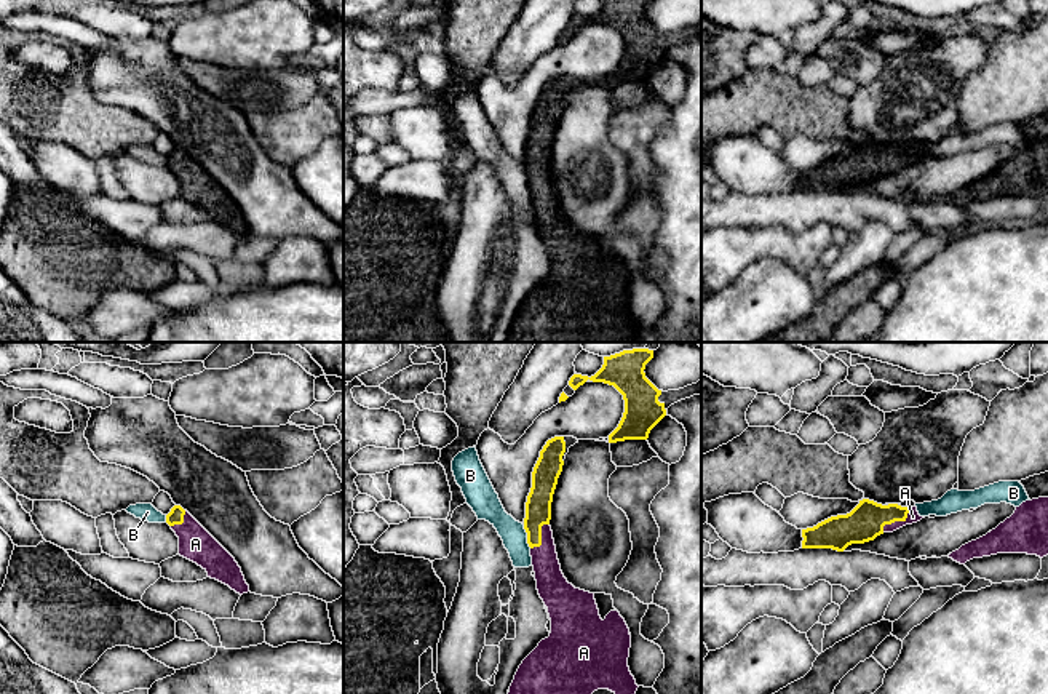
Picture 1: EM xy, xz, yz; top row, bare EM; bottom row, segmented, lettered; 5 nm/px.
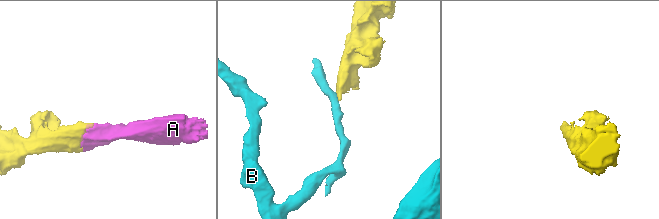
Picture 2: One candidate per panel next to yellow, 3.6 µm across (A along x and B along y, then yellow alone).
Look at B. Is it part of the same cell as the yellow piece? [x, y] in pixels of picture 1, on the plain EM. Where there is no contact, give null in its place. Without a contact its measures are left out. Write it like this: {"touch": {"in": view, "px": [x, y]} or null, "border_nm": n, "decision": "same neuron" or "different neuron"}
{"touch": {"in": "xz", "px": [527, 178]}, "border_nm": 130, "decision": "different neuron"}

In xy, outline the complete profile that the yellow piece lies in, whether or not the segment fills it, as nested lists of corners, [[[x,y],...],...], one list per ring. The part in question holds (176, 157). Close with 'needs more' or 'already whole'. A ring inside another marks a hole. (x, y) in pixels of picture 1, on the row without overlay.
[[[181,147],[166,157],[166,165],[179,179],[179,197],[201,208],[208,219],[228,227],[236,235],[249,233],[235,200]]]; needs more

